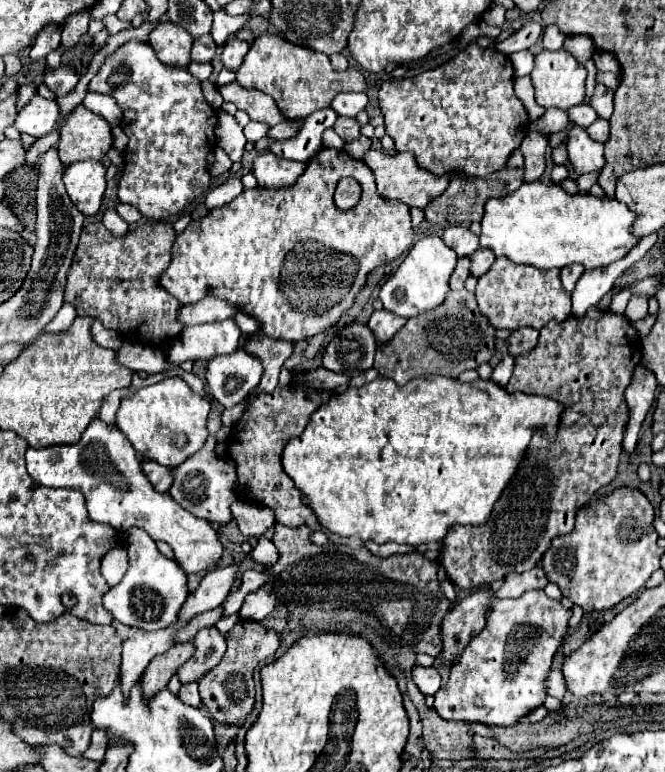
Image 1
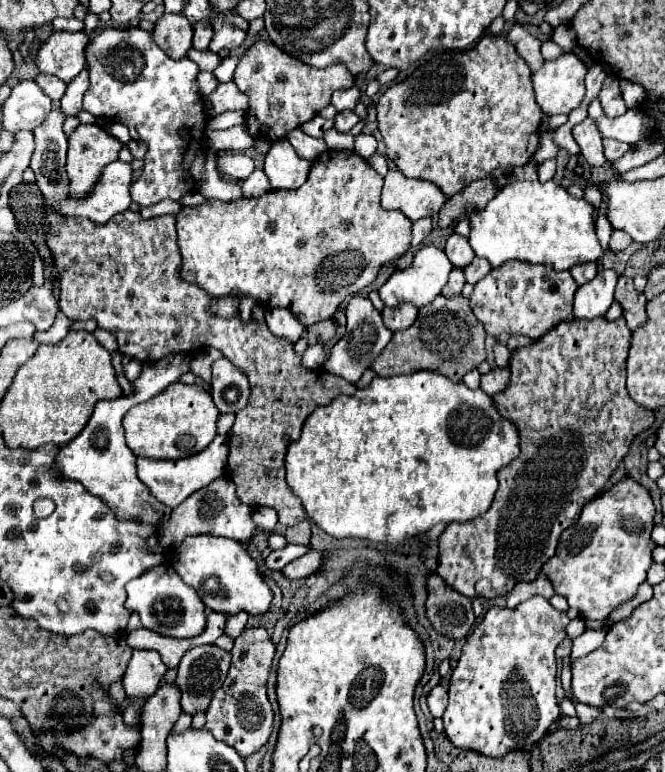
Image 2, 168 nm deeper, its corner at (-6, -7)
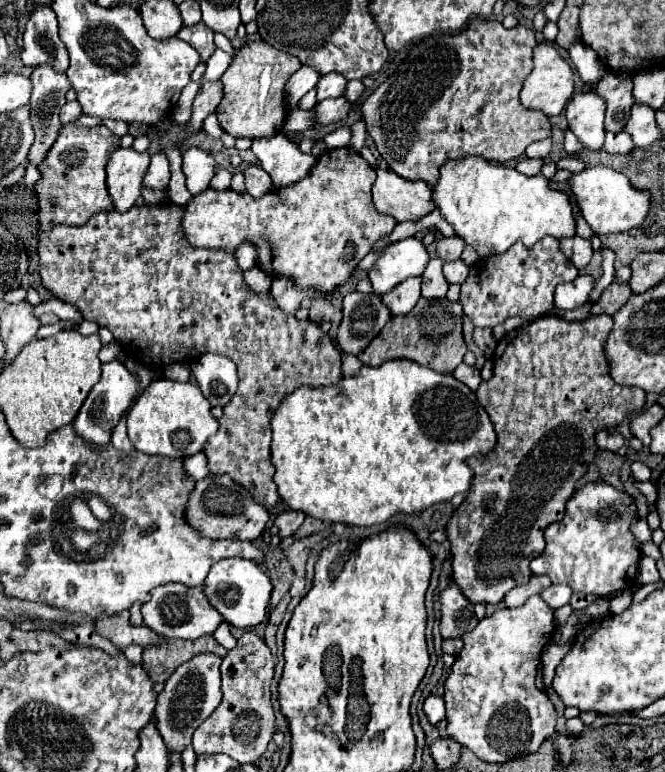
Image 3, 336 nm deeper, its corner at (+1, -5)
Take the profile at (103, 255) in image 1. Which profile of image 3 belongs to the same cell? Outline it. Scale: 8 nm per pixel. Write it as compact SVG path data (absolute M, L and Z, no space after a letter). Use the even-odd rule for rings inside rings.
M166 202L166 204L156 204L156 206L132 206L128 212L120 214L120 212L110 212L110 214L98 214L98 216L92 216L88 224L84 226L62 226L62 224L56 224L50 232L50 236L44 236L40 238L40 244L38 244L38 256L40 256L40 276L42 276L42 286L50 292L56 294L56 298L64 300L64 302L70 302L74 304L84 320L92 320L100 326L106 326L114 338L124 346L124 352L128 356L132 356L134 360L142 362L142 364L150 364L150 366L158 366L158 368L164 368L168 366L170 362L182 362L182 360L194 360L202 354L216 352L216 354L222 354L222 356L228 356L230 360L236 362L238 366L238 390L236 394L232 396L232 400L222 408L224 414L220 418L220 428L218 432L206 442L204 446L204 454L208 456L208 468L212 474L228 474L234 478L234 482L242 484L244 488L250 490L250 494L254 496L254 500L260 500L266 508L272 508L280 496L276 492L276 486L272 482L272 474L274 474L274 466L272 466L272 460L270 460L270 442L272 442L272 432L270 432L270 420L276 412L276 408L280 406L280 402L294 392L294 388L298 386L304 386L304 384L310 384L310 386L330 386L330 384L336 384L340 378L342 378L342 370L340 370L340 350L338 346L334 344L334 340L330 338L330 334L322 332L320 326L312 324L312 320L296 320L296 316L292 314L286 314L282 312L276 302L272 300L270 292L268 294L256 294L252 292L246 284L244 284L244 276L242 276L242 270L238 266L238 260L228 254L228 252L218 252L218 250L206 250L206 248L194 248L188 244L186 240L186 232L182 228L182 216L184 216L184 206L178 206L174 202Z

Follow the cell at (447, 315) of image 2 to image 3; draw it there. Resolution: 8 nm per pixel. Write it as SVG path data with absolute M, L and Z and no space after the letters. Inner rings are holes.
M420 298L408 314L396 314L382 328L382 332L358 354L366 366L380 366L392 358L410 358L418 364L430 366L438 372L452 374L462 364L466 344L462 338L462 306L460 302L448 302L446 298Z

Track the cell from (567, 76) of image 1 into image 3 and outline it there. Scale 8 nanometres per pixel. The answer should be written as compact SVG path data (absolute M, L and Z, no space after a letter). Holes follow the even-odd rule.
M550 42L536 44L532 60L534 60L534 68L520 90L520 102L526 108L542 110L548 116L556 116L564 110L564 106L568 104L568 100L574 92L574 72L570 68L570 64L562 58L562 54L556 50L556 46L552 46Z

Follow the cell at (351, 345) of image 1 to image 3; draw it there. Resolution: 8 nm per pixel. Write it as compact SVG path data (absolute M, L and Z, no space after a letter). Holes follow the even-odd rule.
M358 290L344 296L342 314L338 346L346 354L360 354L392 316L386 304L382 304L380 294L362 294Z

